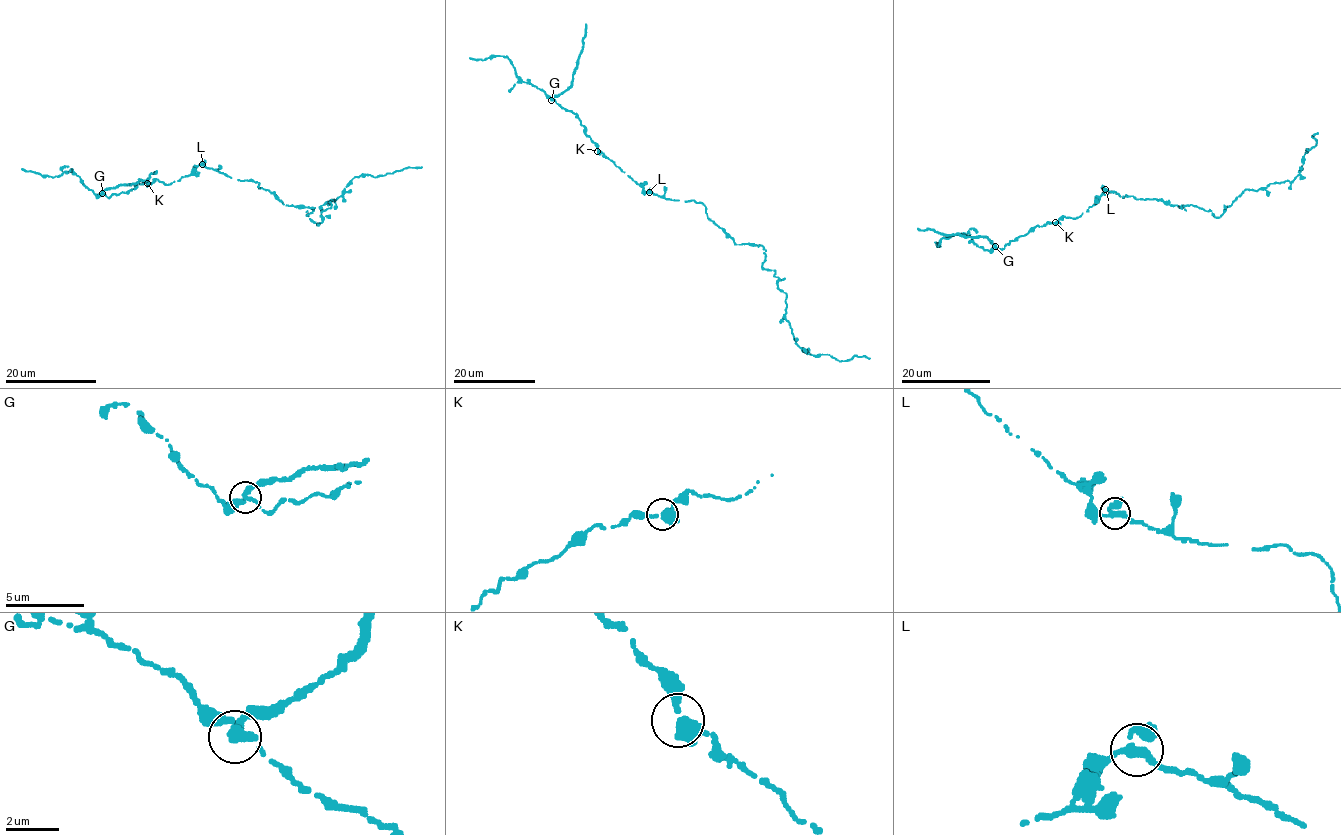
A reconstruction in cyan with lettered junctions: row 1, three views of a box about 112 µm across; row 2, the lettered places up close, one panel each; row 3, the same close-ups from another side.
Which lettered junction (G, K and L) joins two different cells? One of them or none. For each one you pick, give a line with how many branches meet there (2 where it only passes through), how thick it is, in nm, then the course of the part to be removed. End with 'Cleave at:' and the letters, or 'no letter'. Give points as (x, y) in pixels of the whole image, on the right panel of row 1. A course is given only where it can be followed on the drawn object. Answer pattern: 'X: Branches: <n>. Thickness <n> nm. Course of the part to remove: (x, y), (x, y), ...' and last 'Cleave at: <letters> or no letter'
G: Branches: 3. Thickness 280 nm. Course of the part to remove: (995, 246), (987, 237), (947, 235), (918, 228)
Cleave at: G

